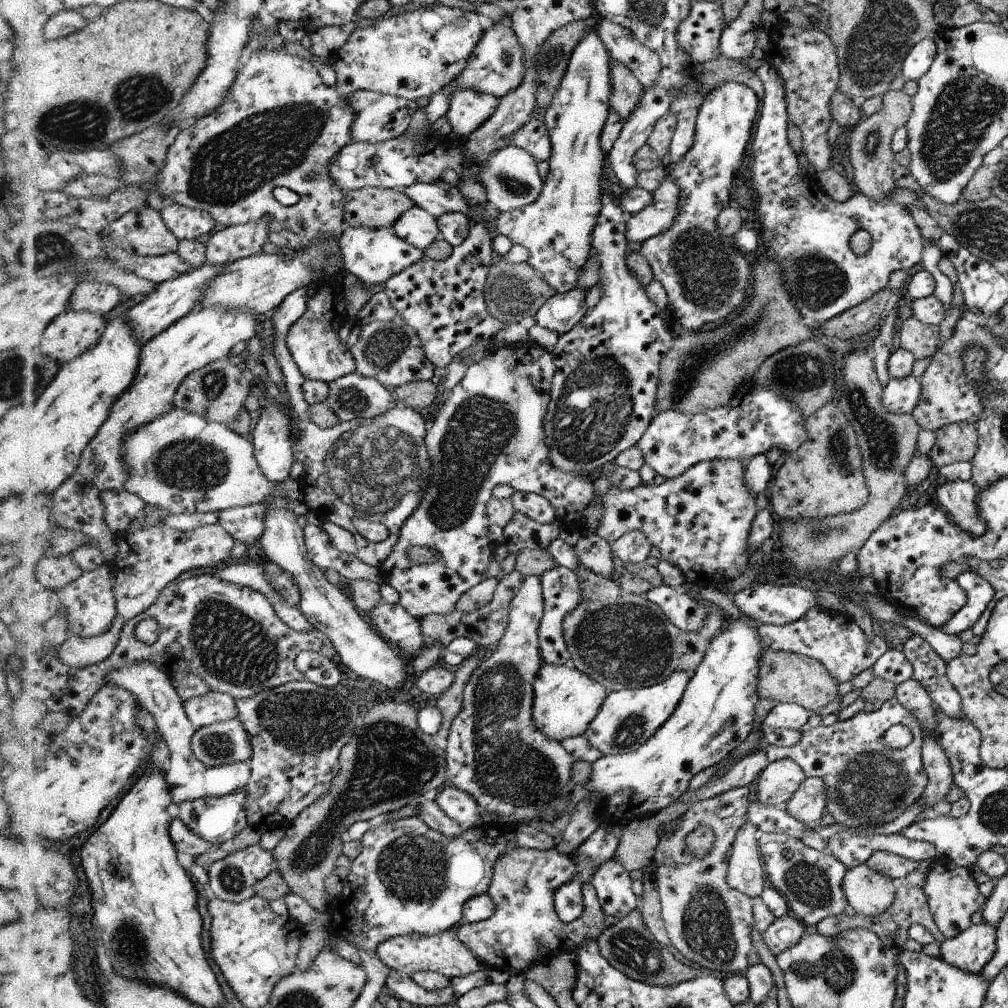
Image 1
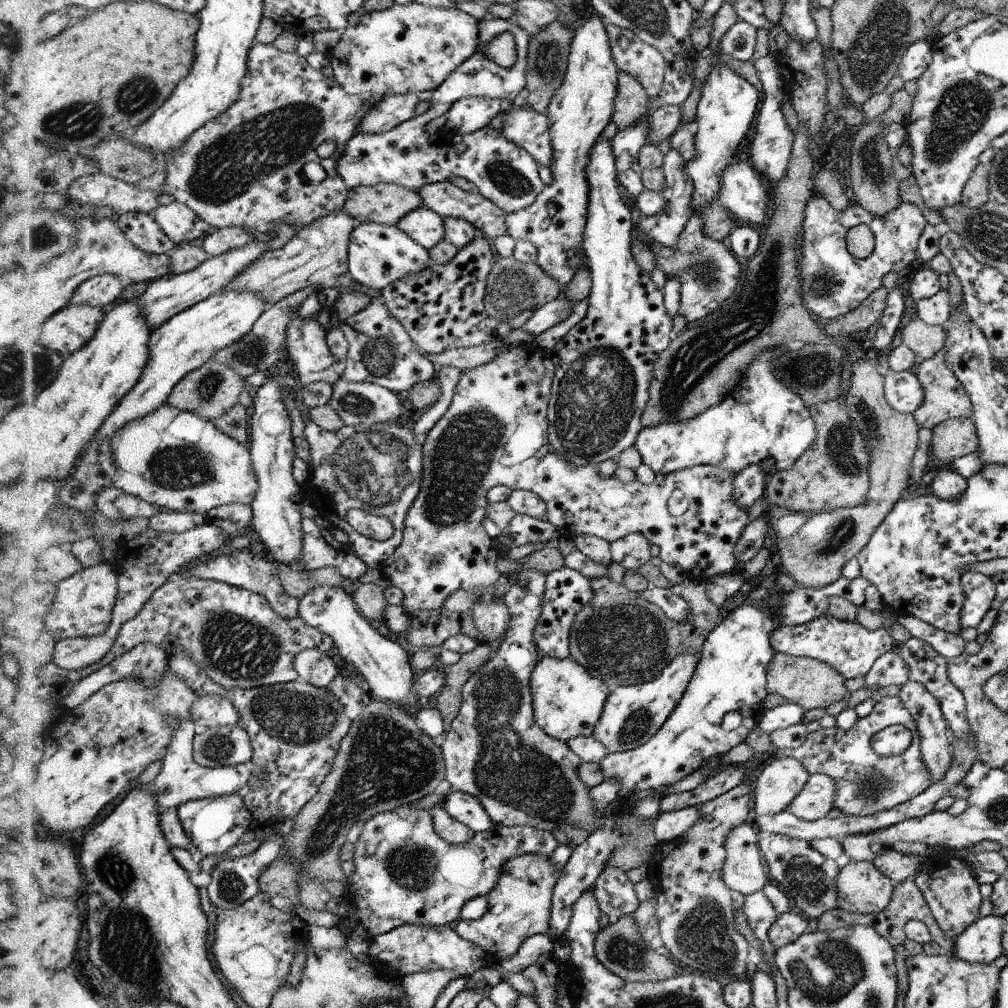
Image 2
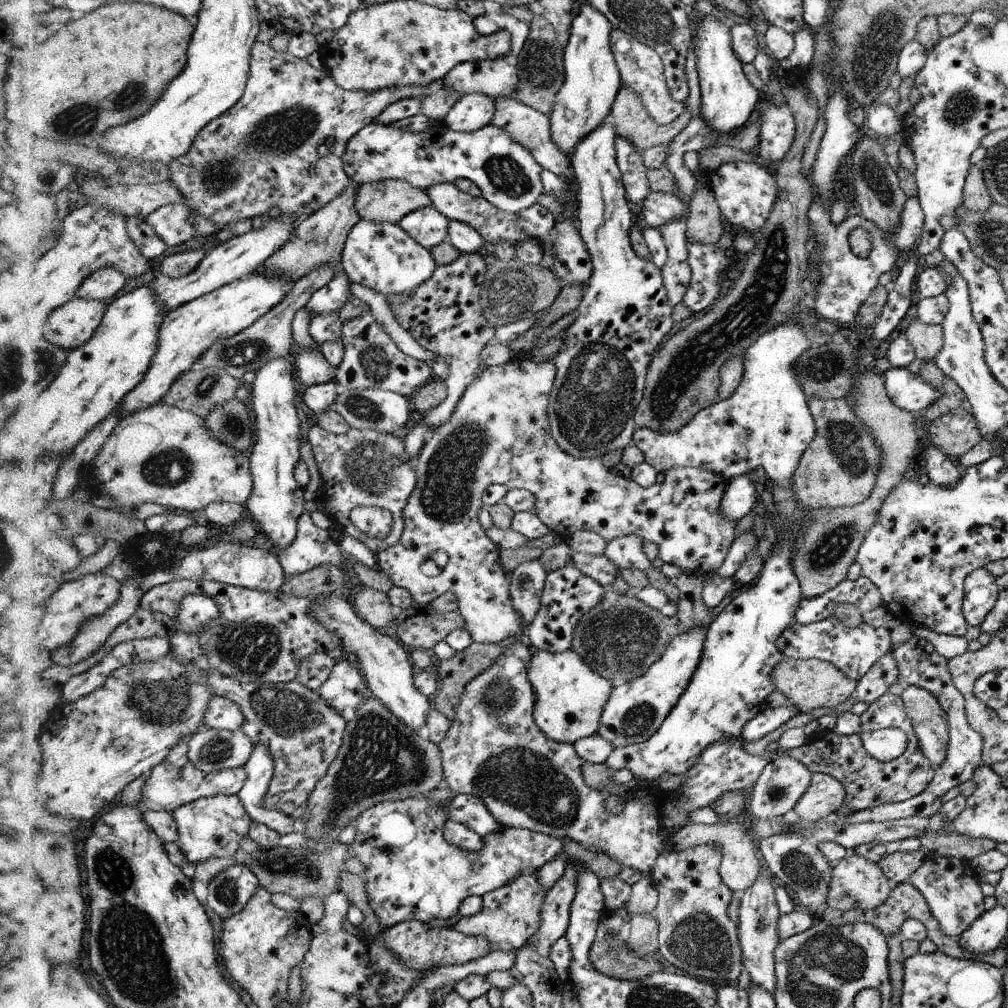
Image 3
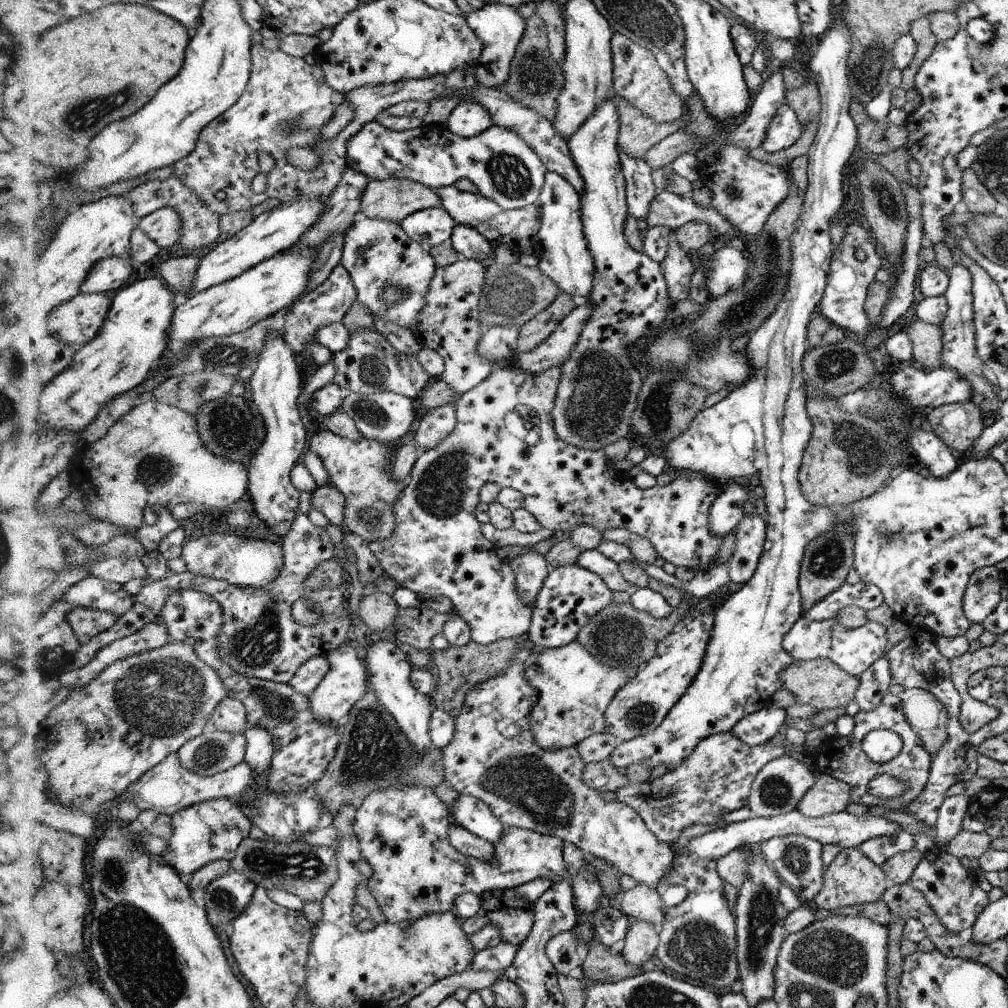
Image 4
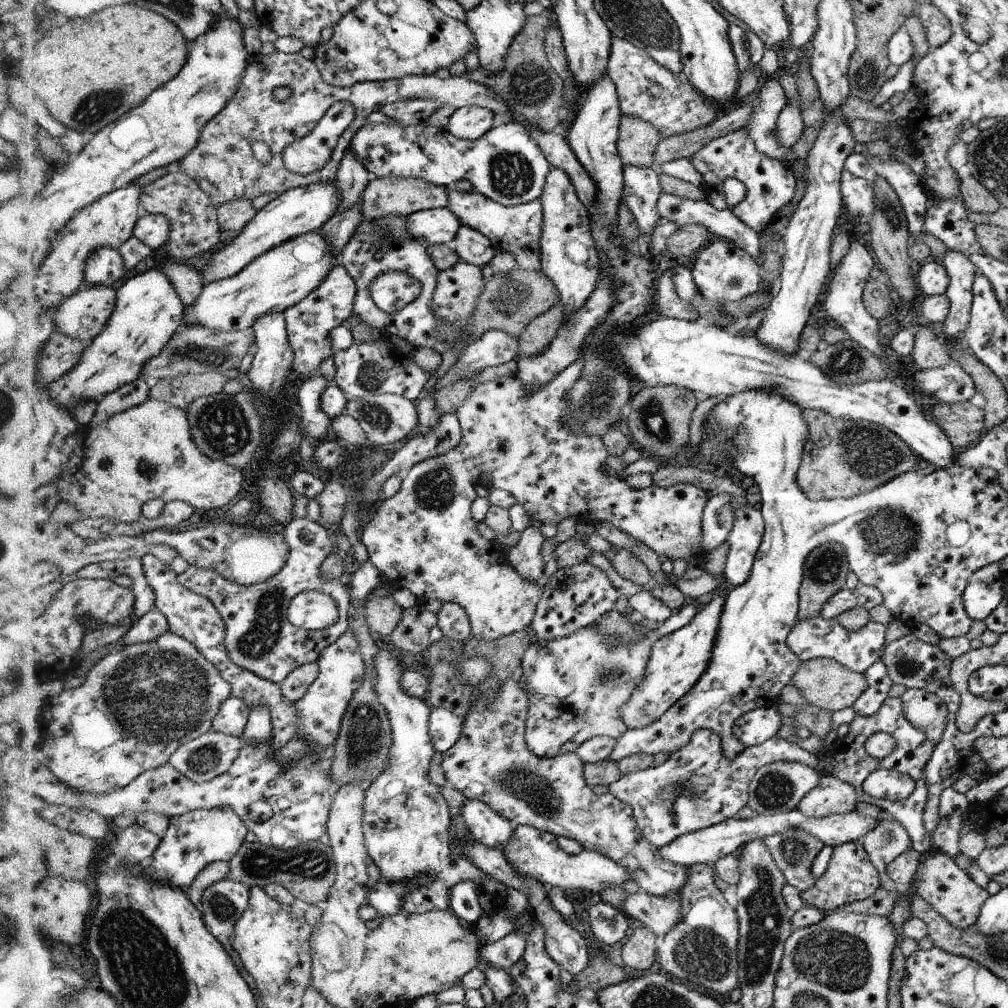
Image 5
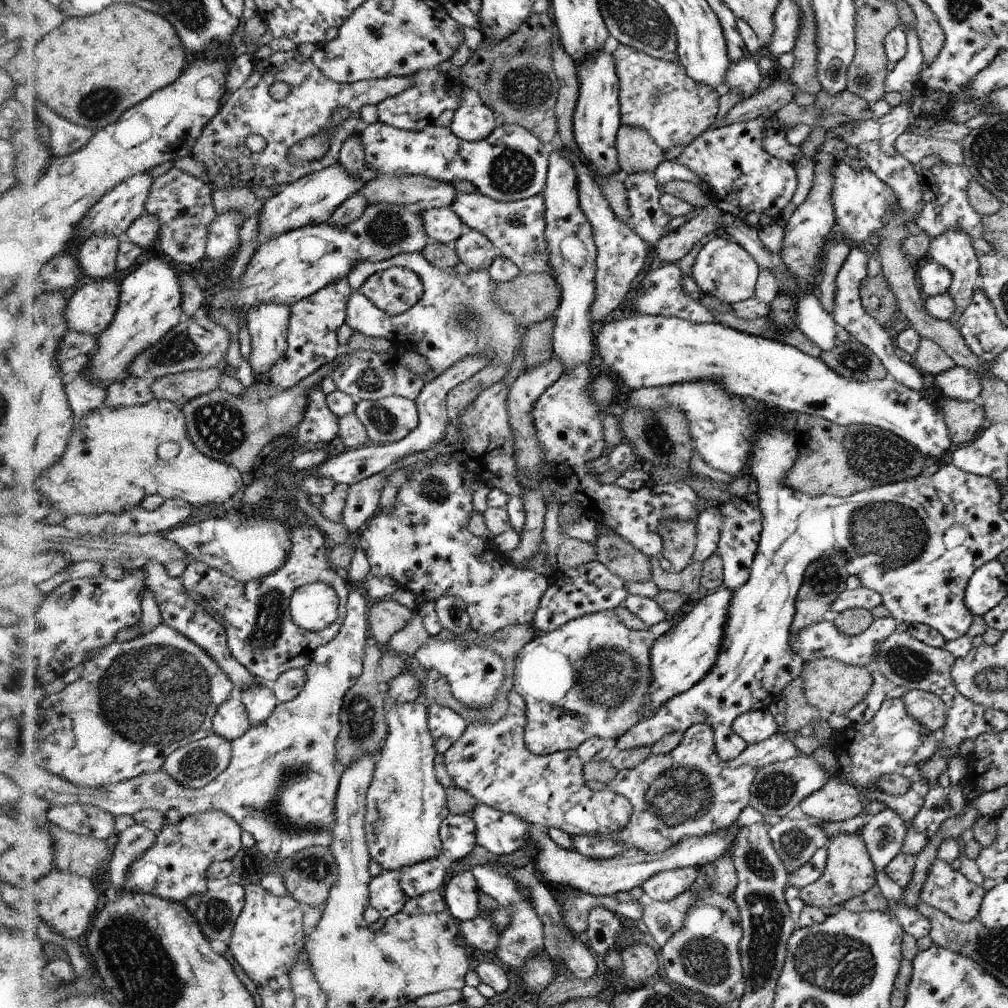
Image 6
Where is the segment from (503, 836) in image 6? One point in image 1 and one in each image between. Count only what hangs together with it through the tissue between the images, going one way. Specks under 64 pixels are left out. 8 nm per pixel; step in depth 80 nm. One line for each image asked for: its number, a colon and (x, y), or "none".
1: (459, 806)
2: (461, 806)
3: (471, 811)
4: (472, 814)
5: (484, 825)

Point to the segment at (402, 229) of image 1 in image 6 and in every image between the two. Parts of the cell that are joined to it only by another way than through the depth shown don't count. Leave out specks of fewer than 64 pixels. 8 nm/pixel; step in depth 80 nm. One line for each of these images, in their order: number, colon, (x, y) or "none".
2: (426, 227)
3: (427, 226)
4: (430, 227)
5: (434, 226)
6: (444, 225)

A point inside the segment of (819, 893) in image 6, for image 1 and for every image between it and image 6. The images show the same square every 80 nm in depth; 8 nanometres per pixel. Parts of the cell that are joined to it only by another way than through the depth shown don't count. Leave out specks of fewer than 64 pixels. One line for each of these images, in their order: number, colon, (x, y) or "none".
1: (868, 893)
2: (862, 889)
3: (857, 883)
4: (852, 878)
5: (851, 877)

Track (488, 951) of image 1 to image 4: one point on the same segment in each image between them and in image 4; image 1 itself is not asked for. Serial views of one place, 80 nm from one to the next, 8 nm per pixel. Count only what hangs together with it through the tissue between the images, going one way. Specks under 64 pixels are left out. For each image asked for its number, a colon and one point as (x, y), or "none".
2: (520, 906)
3: (510, 916)
4: (514, 917)

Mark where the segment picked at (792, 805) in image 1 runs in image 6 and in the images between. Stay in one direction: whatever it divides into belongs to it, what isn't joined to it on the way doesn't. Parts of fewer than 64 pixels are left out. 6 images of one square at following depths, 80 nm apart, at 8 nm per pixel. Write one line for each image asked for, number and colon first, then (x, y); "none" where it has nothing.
2: (816, 800)
3: (826, 795)
4: (829, 796)
5: (831, 796)
6: (837, 801)

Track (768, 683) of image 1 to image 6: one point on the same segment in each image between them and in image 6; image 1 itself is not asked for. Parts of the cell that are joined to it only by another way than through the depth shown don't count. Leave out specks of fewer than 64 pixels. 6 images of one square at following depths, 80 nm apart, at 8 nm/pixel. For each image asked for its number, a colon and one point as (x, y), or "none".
2: (810, 683)
3: (812, 683)
4: (820, 683)
5: (826, 684)
6: (831, 686)

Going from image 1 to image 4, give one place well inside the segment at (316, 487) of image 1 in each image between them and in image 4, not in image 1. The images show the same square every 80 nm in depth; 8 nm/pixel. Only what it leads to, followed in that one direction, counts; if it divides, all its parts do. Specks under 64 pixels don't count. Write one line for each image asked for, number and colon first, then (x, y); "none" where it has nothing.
2: (379, 469)
3: (363, 468)
4: (362, 470)

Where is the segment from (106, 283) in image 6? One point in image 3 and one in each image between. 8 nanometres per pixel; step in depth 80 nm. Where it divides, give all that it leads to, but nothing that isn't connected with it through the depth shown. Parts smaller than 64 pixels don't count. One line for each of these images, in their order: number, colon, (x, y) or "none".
3: (74, 325)
4: (81, 320)
5: (85, 316)

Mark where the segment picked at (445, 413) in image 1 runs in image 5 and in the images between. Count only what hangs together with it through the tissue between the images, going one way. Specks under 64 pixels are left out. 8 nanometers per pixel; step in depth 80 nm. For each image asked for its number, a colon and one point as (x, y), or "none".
2: (495, 431)
3: (499, 433)
4: (505, 424)
5: (424, 539)

